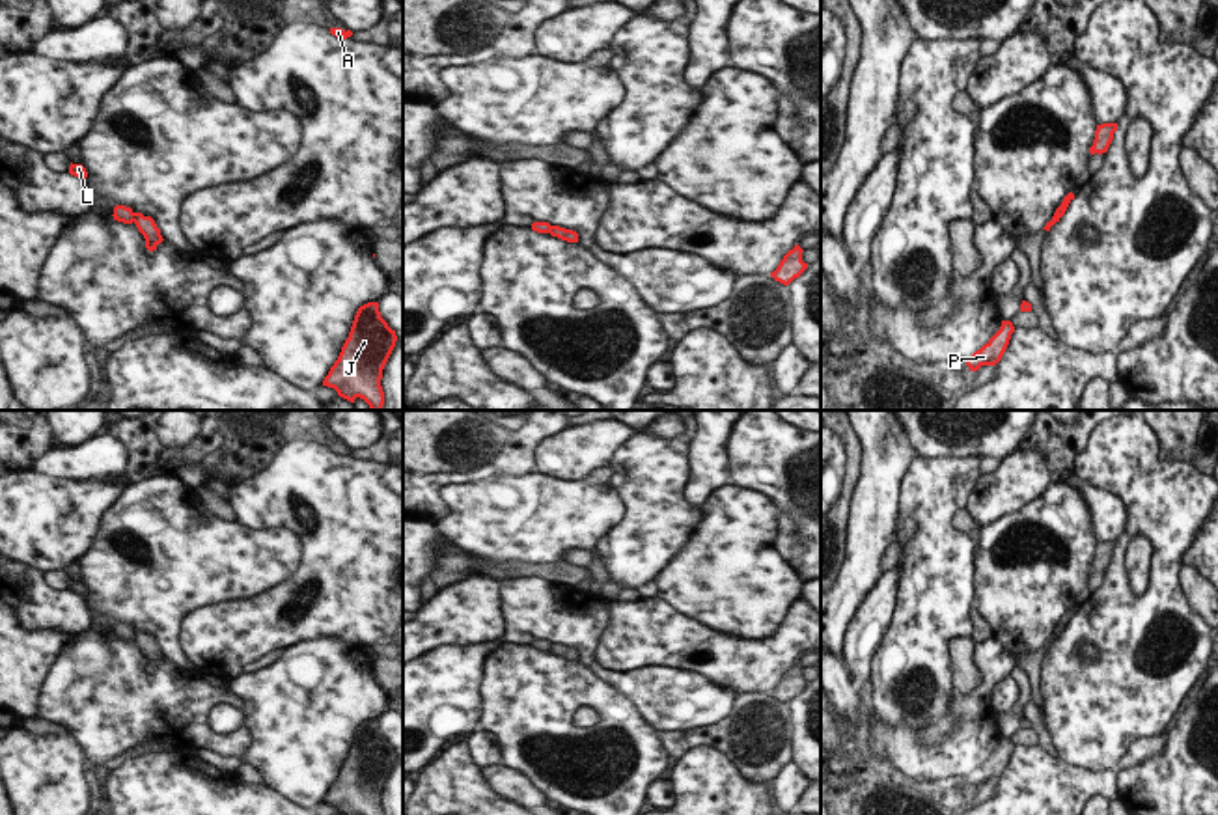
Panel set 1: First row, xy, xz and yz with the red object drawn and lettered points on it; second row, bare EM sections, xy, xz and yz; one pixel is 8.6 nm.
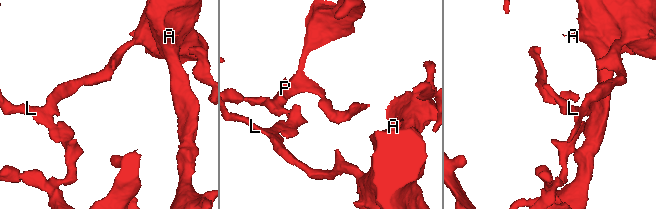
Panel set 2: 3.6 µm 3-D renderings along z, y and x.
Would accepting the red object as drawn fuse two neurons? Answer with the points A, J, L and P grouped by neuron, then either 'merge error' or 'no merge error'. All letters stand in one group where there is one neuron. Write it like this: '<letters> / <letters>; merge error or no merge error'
A J L / P; merge error

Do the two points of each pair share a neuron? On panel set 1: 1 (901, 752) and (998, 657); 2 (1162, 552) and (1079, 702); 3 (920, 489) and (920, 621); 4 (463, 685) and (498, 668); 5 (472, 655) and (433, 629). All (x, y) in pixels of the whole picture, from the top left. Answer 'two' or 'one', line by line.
1: one
2: one
3: one
4: two
5: two

